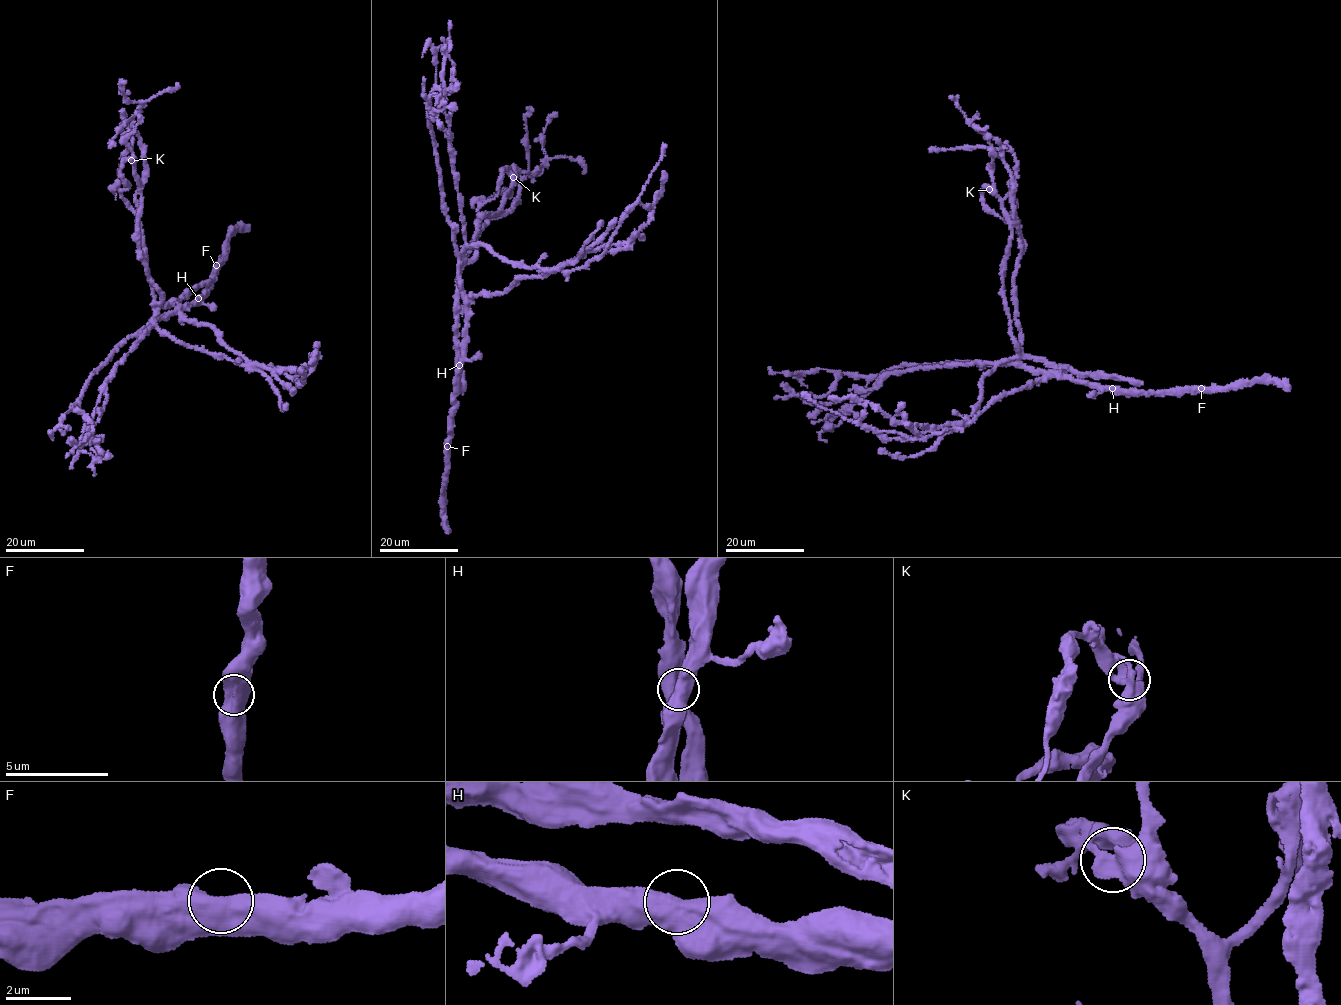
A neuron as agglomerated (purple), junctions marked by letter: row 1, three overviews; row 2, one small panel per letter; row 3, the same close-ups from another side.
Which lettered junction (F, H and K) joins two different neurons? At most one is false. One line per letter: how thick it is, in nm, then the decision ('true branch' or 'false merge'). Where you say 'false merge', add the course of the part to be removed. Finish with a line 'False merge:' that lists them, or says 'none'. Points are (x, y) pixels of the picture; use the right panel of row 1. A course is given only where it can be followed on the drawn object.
F: 600 nm | true branch
H: 600 nm | true branch
K: 600 nm | false merge | (988, 189), (1010, 231), (1003, 293), (1017, 357), (982, 378), (959, 426), (909, 428), (854, 397), (828, 399)
False merge: K

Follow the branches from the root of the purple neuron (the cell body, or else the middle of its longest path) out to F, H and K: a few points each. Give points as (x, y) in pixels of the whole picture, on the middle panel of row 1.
F: (464, 253), (459, 281), (465, 314), (464, 351), (455, 393), (451, 439), (447, 446)
H: (464, 253), (459, 281), (465, 314), (464, 351), (459, 365)
K: (464, 253), (462, 260), (487, 220), (501, 212), (514, 176)

